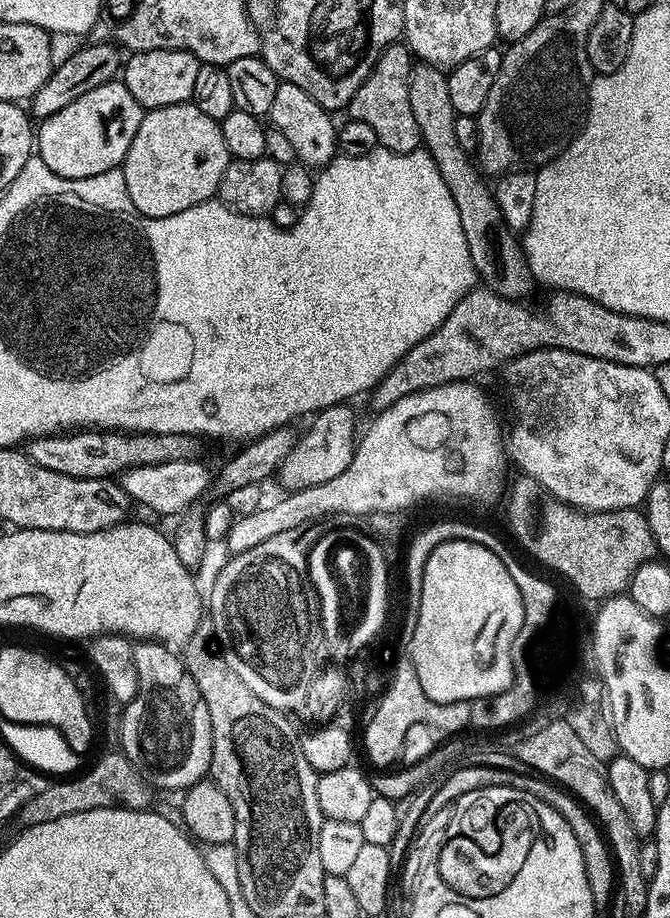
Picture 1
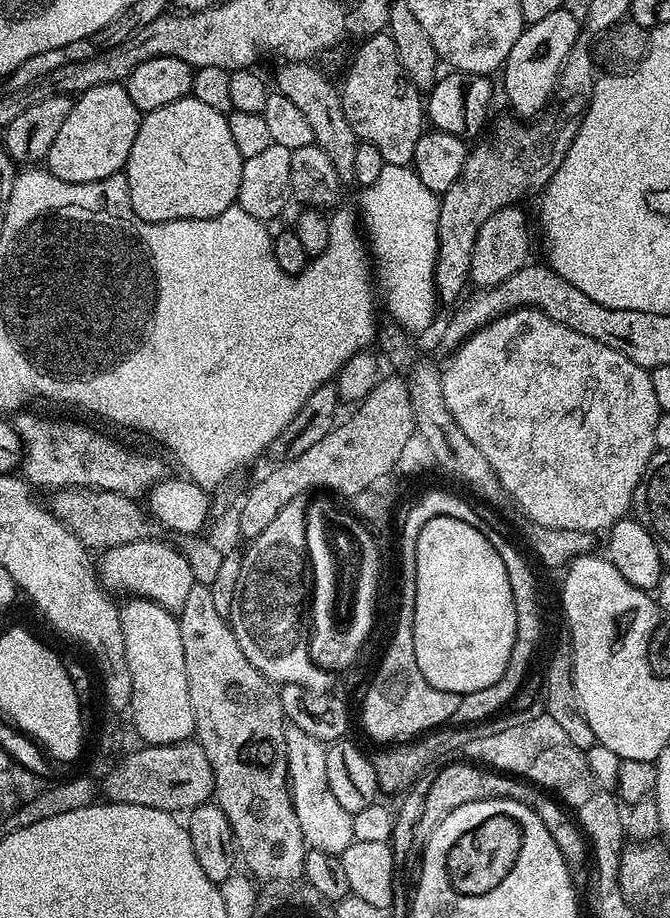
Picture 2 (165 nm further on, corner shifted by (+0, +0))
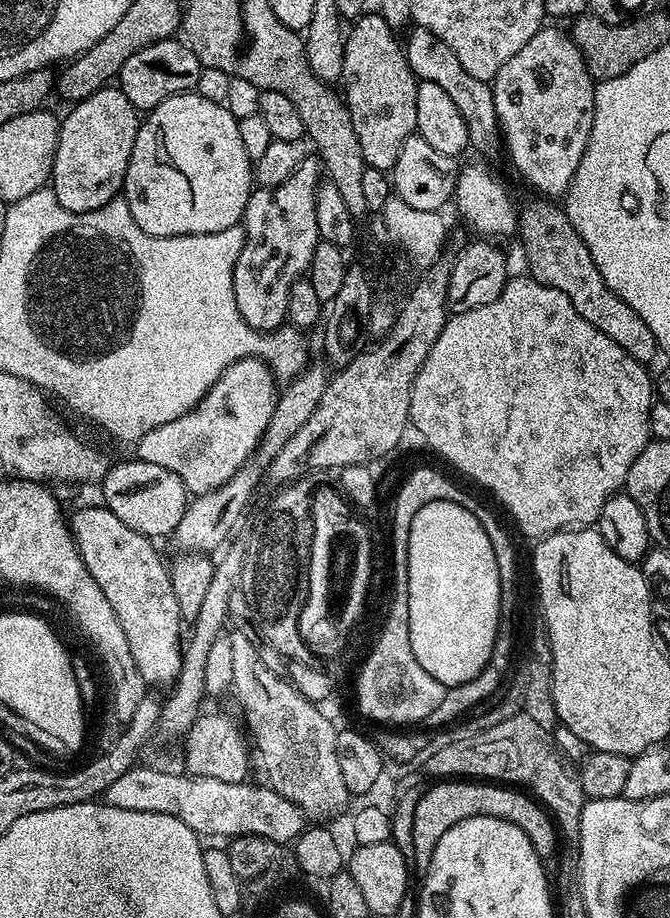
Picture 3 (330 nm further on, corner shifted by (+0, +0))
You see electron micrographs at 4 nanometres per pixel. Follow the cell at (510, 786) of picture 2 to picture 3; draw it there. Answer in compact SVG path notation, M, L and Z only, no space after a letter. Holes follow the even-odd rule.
M444 778L433 788L425 787L420 793L418 810L414 810L414 858L411 863L423 870L430 866L430 858L434 854L434 846L438 846L438 838L450 830L458 822L475 816L493 816L512 822L530 838L534 850L542 858L549 858L556 852L556 831L549 811L537 802L527 791L516 786L505 786L500 782L481 782L476 778Z

